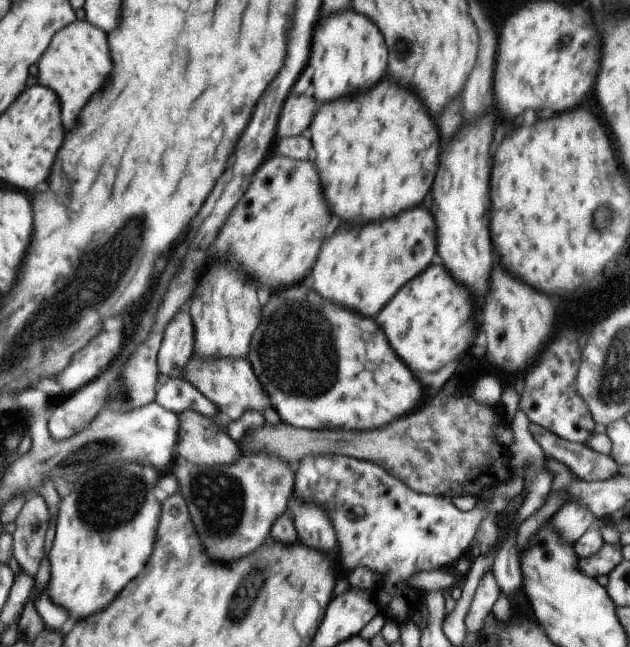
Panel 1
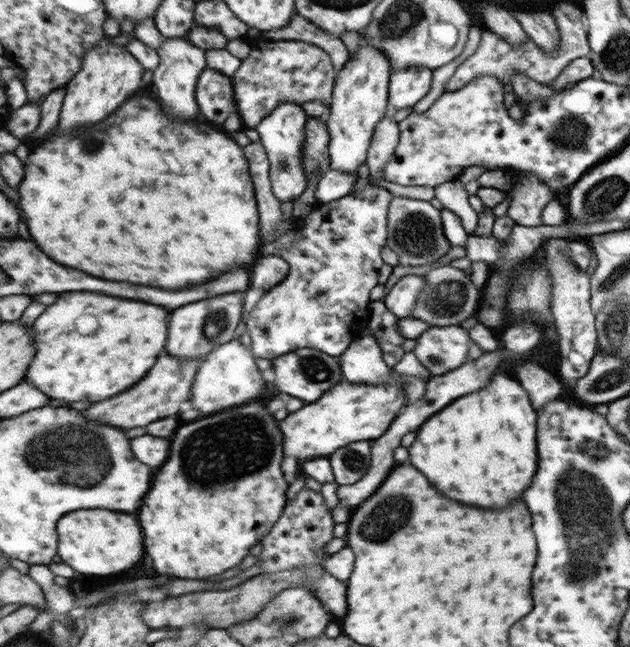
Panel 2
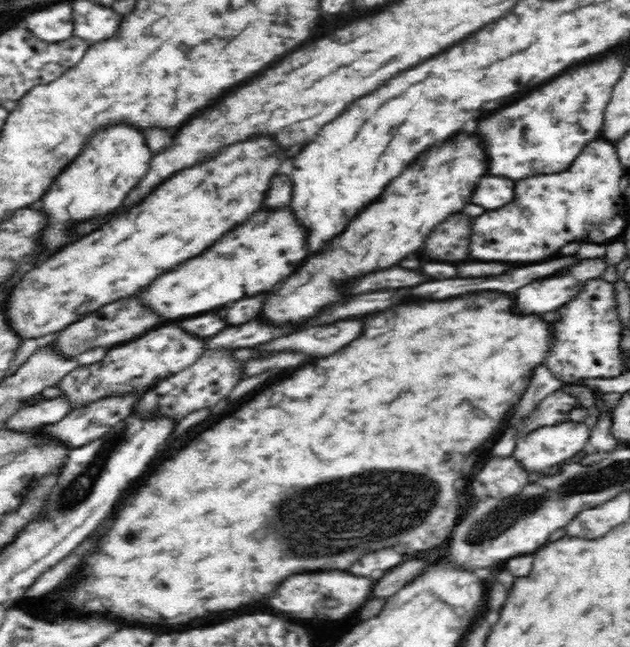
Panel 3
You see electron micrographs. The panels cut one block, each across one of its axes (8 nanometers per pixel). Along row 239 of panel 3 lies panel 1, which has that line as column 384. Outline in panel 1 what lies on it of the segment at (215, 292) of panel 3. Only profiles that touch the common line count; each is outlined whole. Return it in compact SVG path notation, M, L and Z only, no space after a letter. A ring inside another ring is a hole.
M420 206L378 224L342 226L342 230L326 242L318 266L314 265L312 286L318 294L330 298L330 302L350 306L350 310L358 310L358 314L366 318L376 318L406 280L420 274L422 268L426 270L436 254L434 248L434 220L430 212Z

